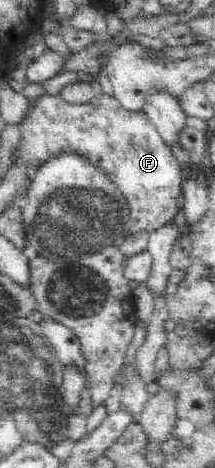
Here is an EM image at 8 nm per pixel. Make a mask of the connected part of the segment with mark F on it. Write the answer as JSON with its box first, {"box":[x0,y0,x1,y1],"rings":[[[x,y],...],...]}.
{"box":[16,93,184,238],"rings":[[[104,93],[78,105],[62,100],[60,94],[44,94],[34,97],[34,109],[20,122],[19,131],[20,144],[16,153],[30,175],[64,153],[83,161],[87,159],[105,173],[130,209],[120,238],[153,232],[180,215],[184,181],[181,165],[142,110],[128,111],[115,96]]]}

